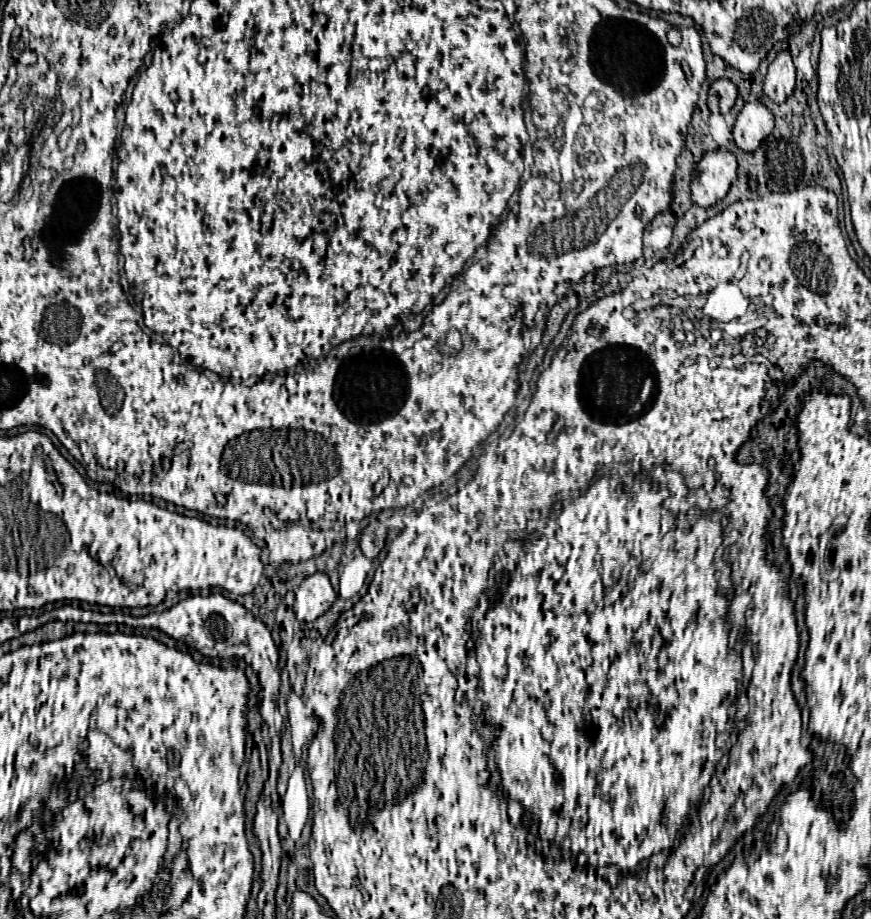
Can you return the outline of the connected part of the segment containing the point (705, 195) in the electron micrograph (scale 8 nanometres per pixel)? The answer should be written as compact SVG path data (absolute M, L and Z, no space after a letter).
M727 149L703 153L691 179L691 201L711 207L721 201L737 177L737 159Z

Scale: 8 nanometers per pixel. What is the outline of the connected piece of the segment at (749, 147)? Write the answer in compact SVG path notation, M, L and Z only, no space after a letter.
M749 101L735 121L733 141L741 151L755 151L771 135L773 125L775 121L769 109L759 101Z

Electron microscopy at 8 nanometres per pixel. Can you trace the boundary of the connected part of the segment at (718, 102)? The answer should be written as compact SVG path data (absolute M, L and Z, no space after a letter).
M717 79L711 83L709 97L707 97L707 107L711 113L729 113L731 107L735 105L737 99L737 87L729 79Z

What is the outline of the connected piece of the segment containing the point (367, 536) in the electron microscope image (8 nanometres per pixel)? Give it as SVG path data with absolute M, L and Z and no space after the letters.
M373 521L363 529L363 533L361 533L361 551L367 559L375 559L379 555L379 551L385 545L385 533L387 533L387 527L379 521Z

